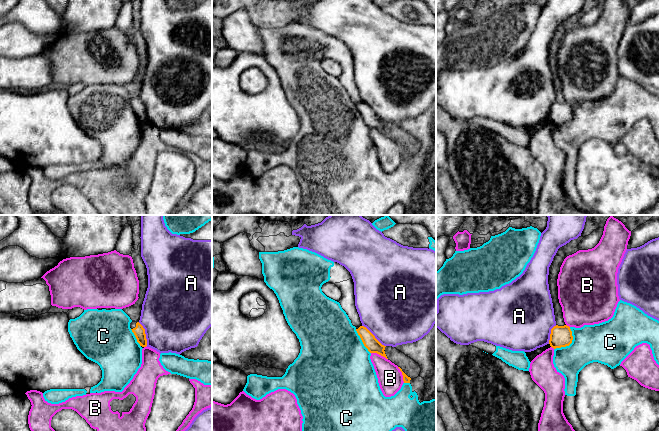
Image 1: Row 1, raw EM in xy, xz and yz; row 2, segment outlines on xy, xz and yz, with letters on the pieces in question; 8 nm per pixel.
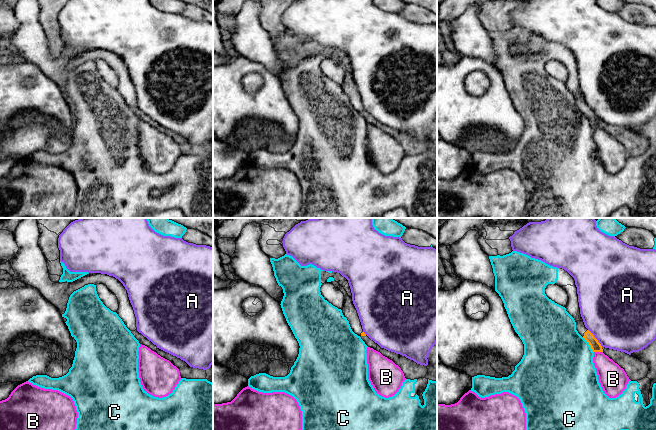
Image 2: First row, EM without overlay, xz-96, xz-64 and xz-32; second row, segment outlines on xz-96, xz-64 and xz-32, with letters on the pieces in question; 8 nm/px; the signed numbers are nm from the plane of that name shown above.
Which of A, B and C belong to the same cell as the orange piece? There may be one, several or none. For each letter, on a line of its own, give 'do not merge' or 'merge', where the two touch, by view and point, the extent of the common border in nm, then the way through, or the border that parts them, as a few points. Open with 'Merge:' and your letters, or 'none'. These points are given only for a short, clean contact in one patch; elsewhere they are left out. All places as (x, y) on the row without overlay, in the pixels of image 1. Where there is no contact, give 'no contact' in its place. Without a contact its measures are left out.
Merge: none
A: do not merge; contact xz (374, 112); length 260 nm
B: do not merge; contact xz (379, 130); length 150 nm
C: do not merge; contact yz (570, 119); length 220 nm

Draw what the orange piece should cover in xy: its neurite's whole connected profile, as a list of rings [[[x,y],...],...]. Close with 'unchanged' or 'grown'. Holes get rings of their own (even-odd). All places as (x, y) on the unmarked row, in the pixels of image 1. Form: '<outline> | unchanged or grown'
[[[132,97],[130,99],[130,104],[134,109],[137,118],[140,120],[140,122],[146,123],[147,115],[146,115],[145,105],[143,104],[143,102],[139,98]]] | grown

